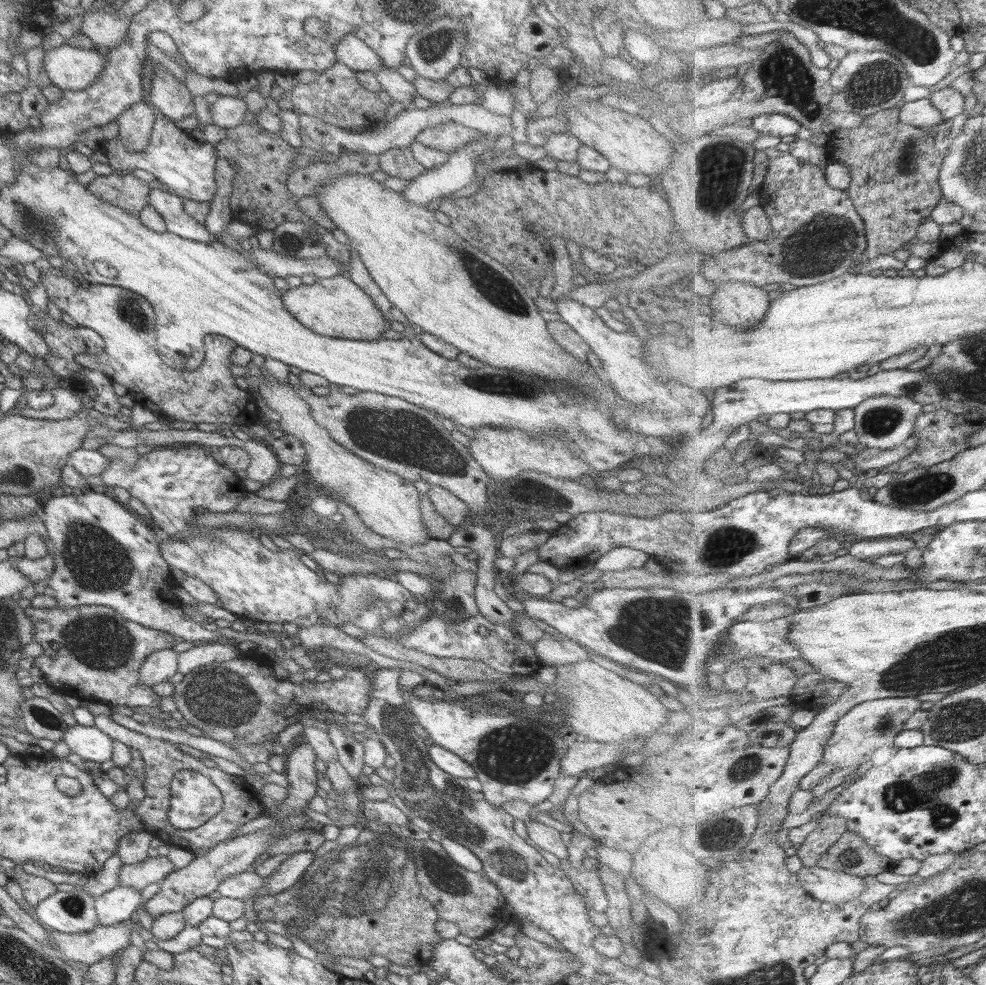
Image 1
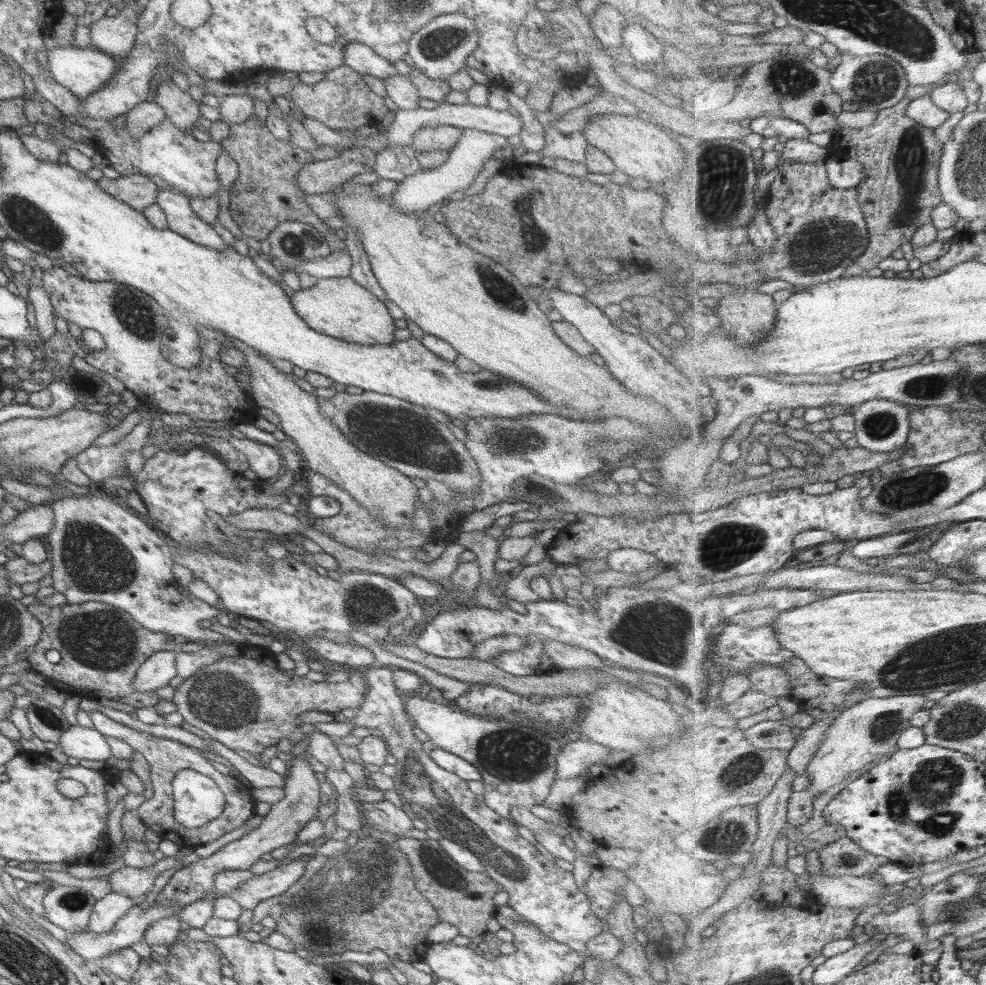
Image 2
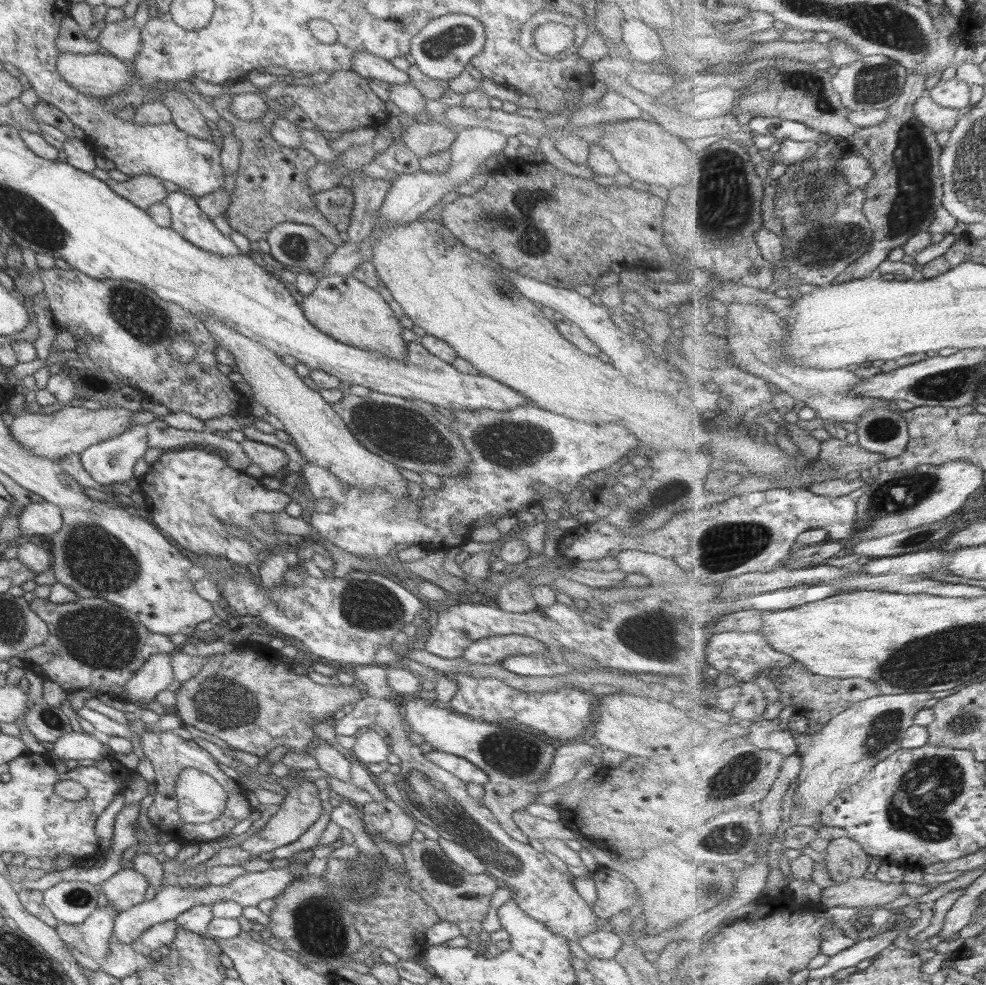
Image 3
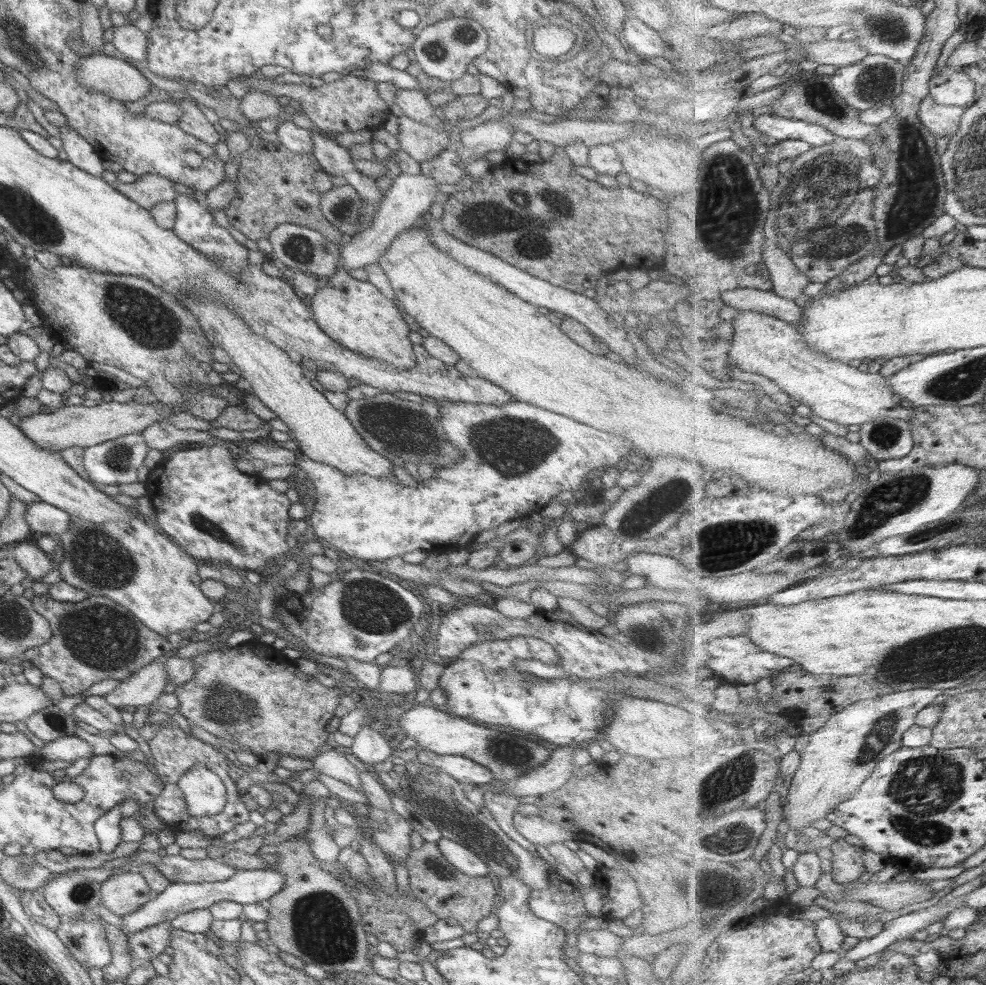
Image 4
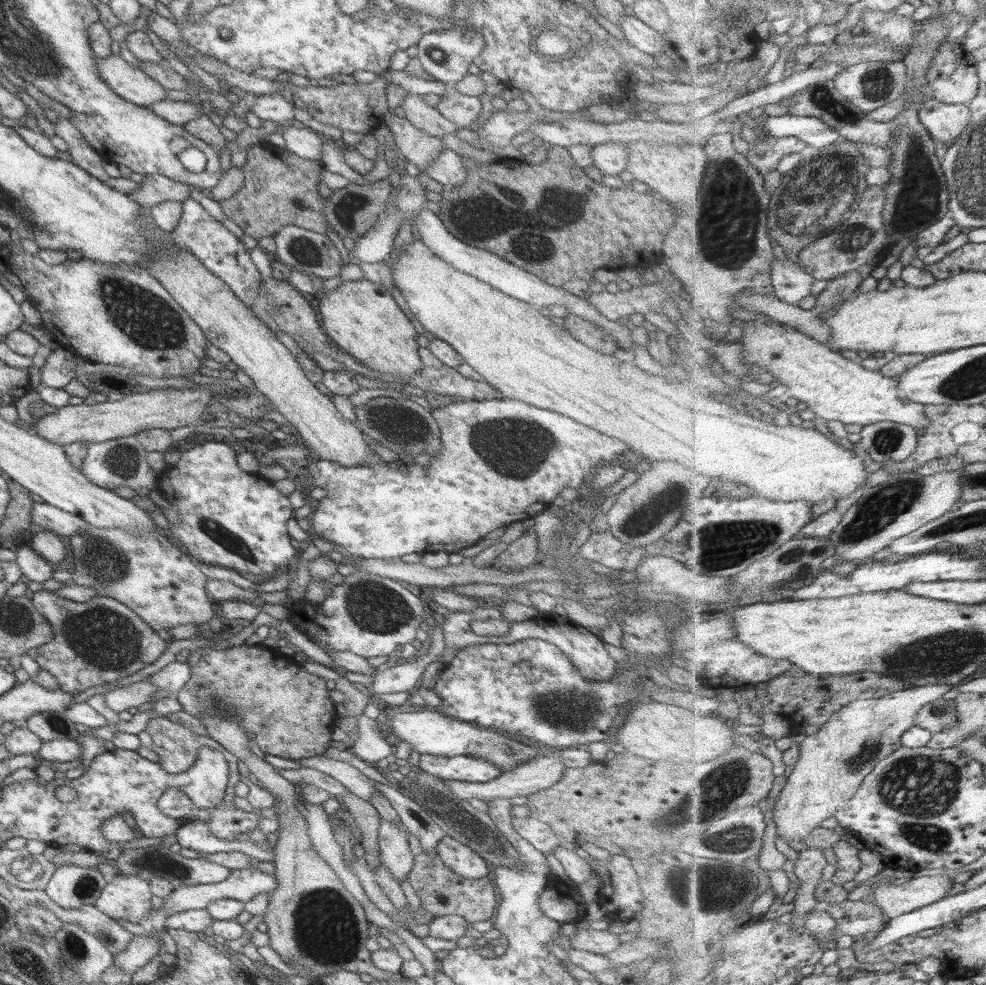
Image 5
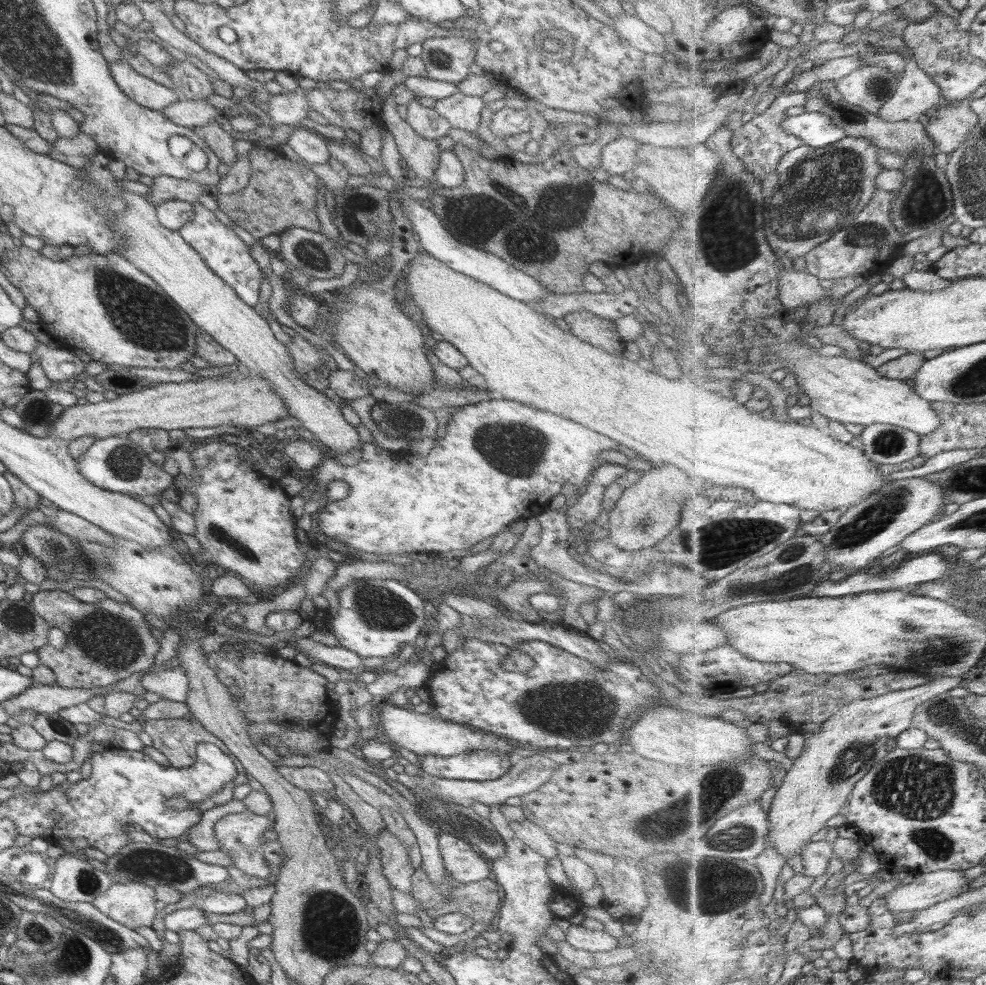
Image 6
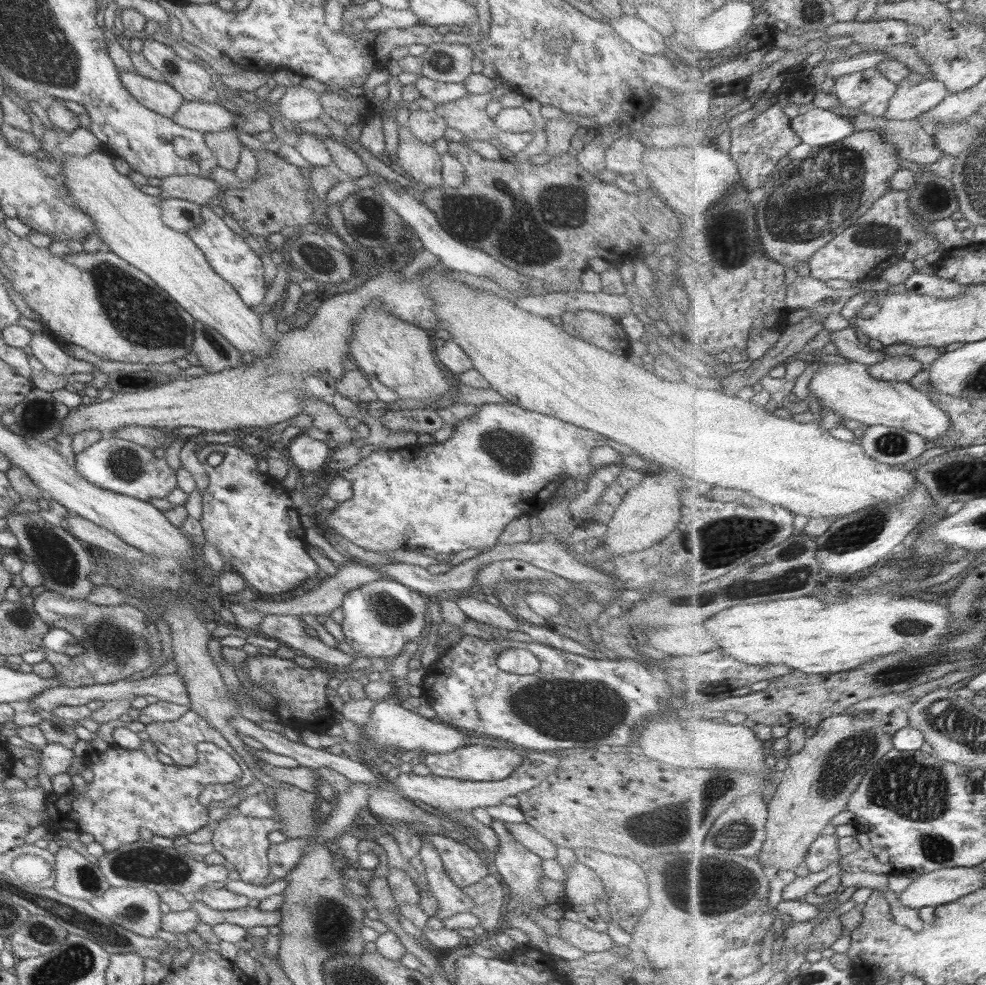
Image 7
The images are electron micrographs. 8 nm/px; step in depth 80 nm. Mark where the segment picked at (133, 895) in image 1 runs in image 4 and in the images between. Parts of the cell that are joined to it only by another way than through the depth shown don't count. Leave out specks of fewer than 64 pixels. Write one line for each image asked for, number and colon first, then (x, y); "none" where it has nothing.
2: (105, 912)
3: (91, 938)
4: (85, 941)

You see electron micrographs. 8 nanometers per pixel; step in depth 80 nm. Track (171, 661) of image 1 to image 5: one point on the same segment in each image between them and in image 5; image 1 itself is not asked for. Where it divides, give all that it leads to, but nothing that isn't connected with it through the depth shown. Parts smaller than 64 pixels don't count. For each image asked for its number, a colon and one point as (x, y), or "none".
2: (157, 669)
3: (153, 676)
4: (146, 684)
5: (137, 694)

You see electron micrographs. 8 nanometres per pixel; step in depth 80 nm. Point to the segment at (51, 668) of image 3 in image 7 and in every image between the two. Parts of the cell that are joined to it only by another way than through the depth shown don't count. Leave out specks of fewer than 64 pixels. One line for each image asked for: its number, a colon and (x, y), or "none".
4: (96, 639)
5: (99, 641)
6: (107, 641)
7: (114, 649)

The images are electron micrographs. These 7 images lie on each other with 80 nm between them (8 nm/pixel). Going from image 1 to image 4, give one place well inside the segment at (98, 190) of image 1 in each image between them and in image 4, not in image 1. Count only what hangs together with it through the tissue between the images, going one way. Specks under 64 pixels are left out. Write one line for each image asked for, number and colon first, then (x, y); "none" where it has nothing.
2: (137, 191)
3: (143, 190)
4: (148, 189)

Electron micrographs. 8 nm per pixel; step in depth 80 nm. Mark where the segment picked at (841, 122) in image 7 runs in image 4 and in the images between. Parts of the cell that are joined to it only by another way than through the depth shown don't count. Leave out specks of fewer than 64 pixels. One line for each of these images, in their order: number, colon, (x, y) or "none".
4: (773, 125)
5: (814, 131)
6: (818, 130)

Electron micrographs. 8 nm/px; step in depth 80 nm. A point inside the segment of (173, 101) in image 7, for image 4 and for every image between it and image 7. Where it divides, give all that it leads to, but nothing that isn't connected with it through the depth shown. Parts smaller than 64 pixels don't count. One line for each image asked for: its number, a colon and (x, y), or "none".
4: (116, 79)
5: (131, 84)
6: (143, 91)

